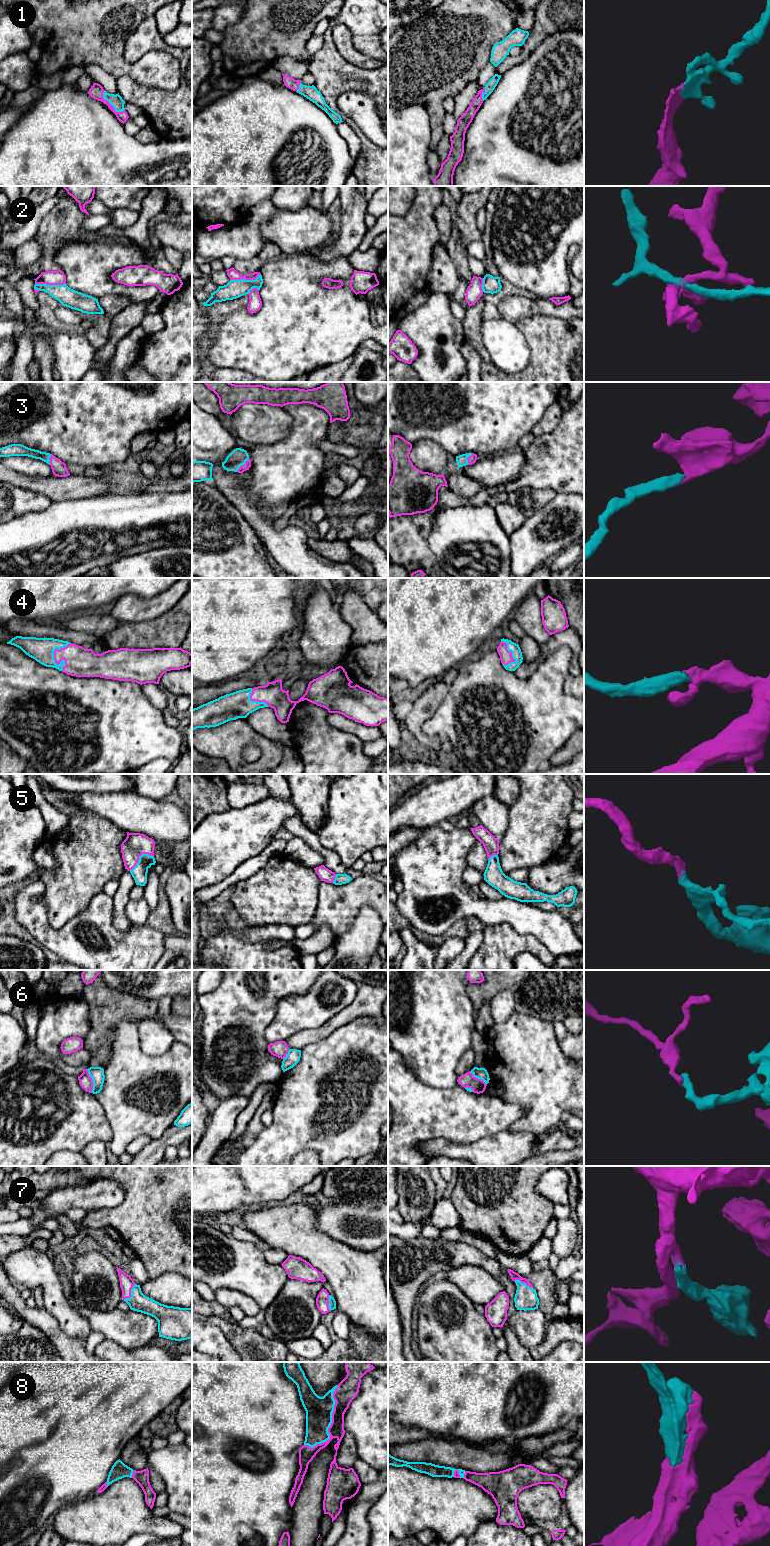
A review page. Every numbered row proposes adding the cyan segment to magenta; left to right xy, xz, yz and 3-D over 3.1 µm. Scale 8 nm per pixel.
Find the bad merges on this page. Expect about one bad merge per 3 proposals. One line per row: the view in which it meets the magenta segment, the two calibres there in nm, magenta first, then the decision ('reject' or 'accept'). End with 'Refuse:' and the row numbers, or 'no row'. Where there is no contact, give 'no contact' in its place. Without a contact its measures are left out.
1: meets magenta in xy; 110 nm thick on the magenta side, 100 nm on the other; accept
2: meets magenta in xy; 110 nm thick on the magenta side, 150 nm on the other; reject
3: meets magenta in xz; 60 nm thick on the magenta side, 140 nm on the other; accept
4: meets magenta in xy; 240 nm thick on the magenta side, 190 nm on the other; accept
5: meets magenta in xy; 190 nm thick on the magenta side, 120 nm on the other; accept
6: meets magenta in xy; 110 nm thick on the magenta side, 110 nm on the other; reject
7: meets magenta in yz; 60 nm thick on the magenta side, 180 nm on the other; accept
8: meets magenta in xz; 150 nm thick on the magenta side, 220 nm on the other; accept
Refuse: 2, 6

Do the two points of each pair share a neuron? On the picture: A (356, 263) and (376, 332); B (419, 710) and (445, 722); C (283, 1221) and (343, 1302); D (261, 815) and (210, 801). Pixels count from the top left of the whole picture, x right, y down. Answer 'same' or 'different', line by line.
A: different
B: different
C: same
D: different

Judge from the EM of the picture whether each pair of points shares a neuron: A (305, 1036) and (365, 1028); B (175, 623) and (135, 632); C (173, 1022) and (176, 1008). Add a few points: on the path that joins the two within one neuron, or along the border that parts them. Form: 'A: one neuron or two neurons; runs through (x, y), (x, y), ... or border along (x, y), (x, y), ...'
A: two neurons; border along (353, 1019), (339, 1026), (324, 1038), (312, 1043)
B: one neuron; runs through (165, 632), (145, 632)
C: two neurons; border along (170, 1013), (181, 1017)

